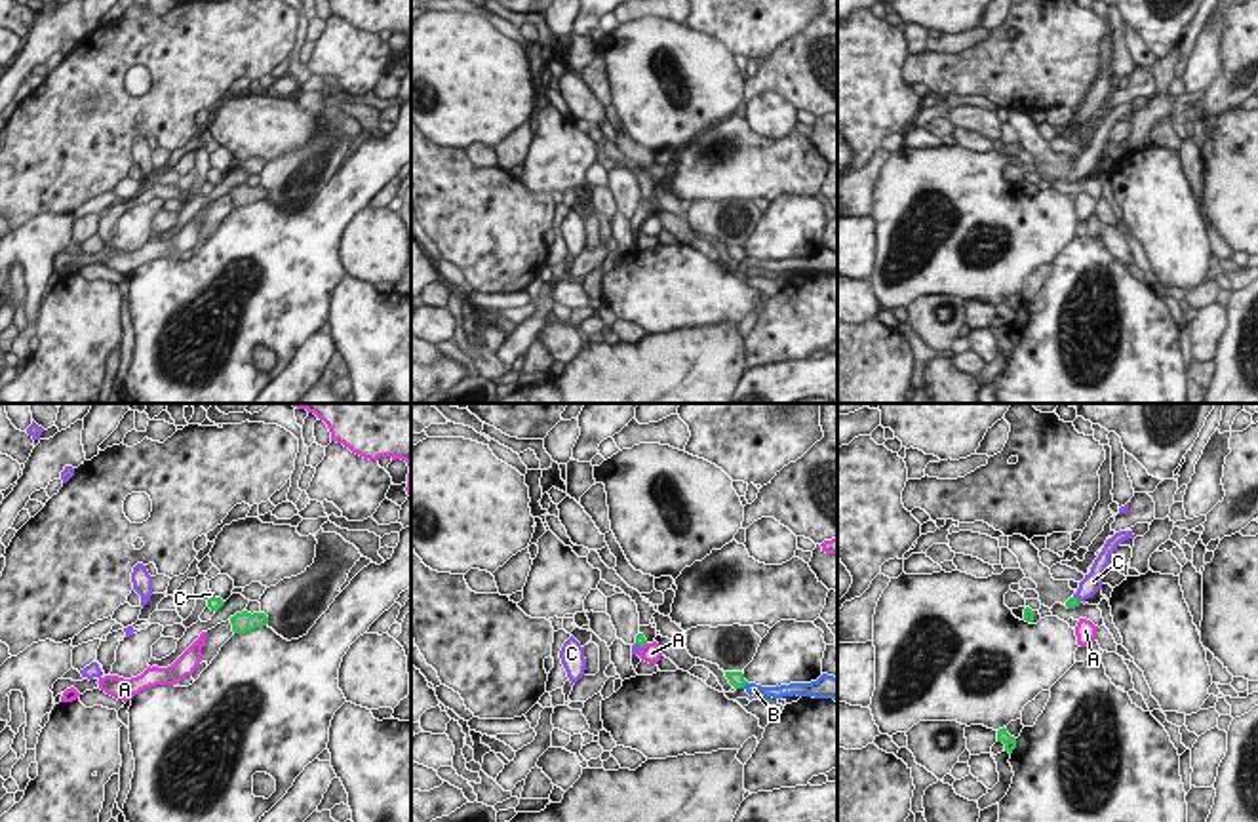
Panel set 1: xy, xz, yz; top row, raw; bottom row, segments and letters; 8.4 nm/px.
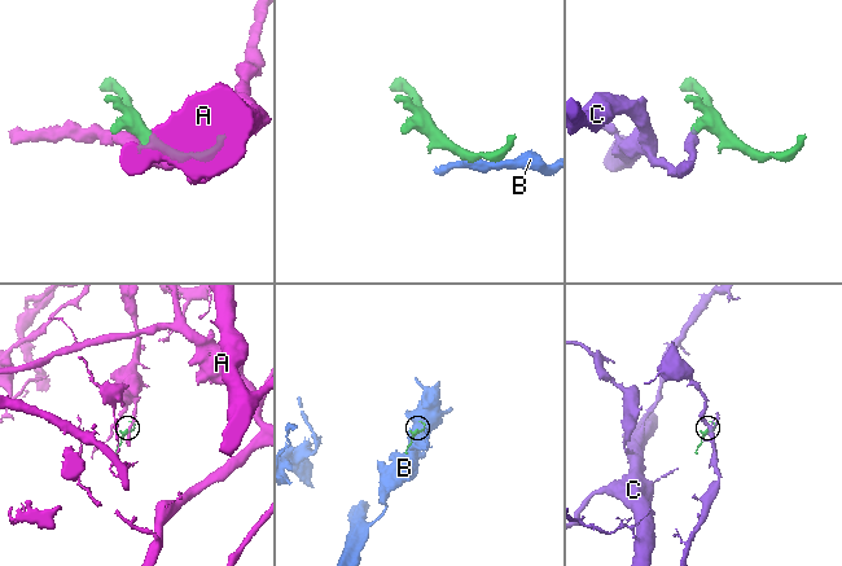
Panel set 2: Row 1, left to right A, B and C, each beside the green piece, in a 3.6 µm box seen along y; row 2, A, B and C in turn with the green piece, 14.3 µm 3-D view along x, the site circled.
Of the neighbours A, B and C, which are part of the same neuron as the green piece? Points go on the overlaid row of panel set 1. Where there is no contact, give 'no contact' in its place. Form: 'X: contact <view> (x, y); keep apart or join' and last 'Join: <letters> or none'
A: contact xz (644, 644); keep apart
B: contact xz (743, 685); keep apart
C: contact yz (1078, 600); join
Join: C

